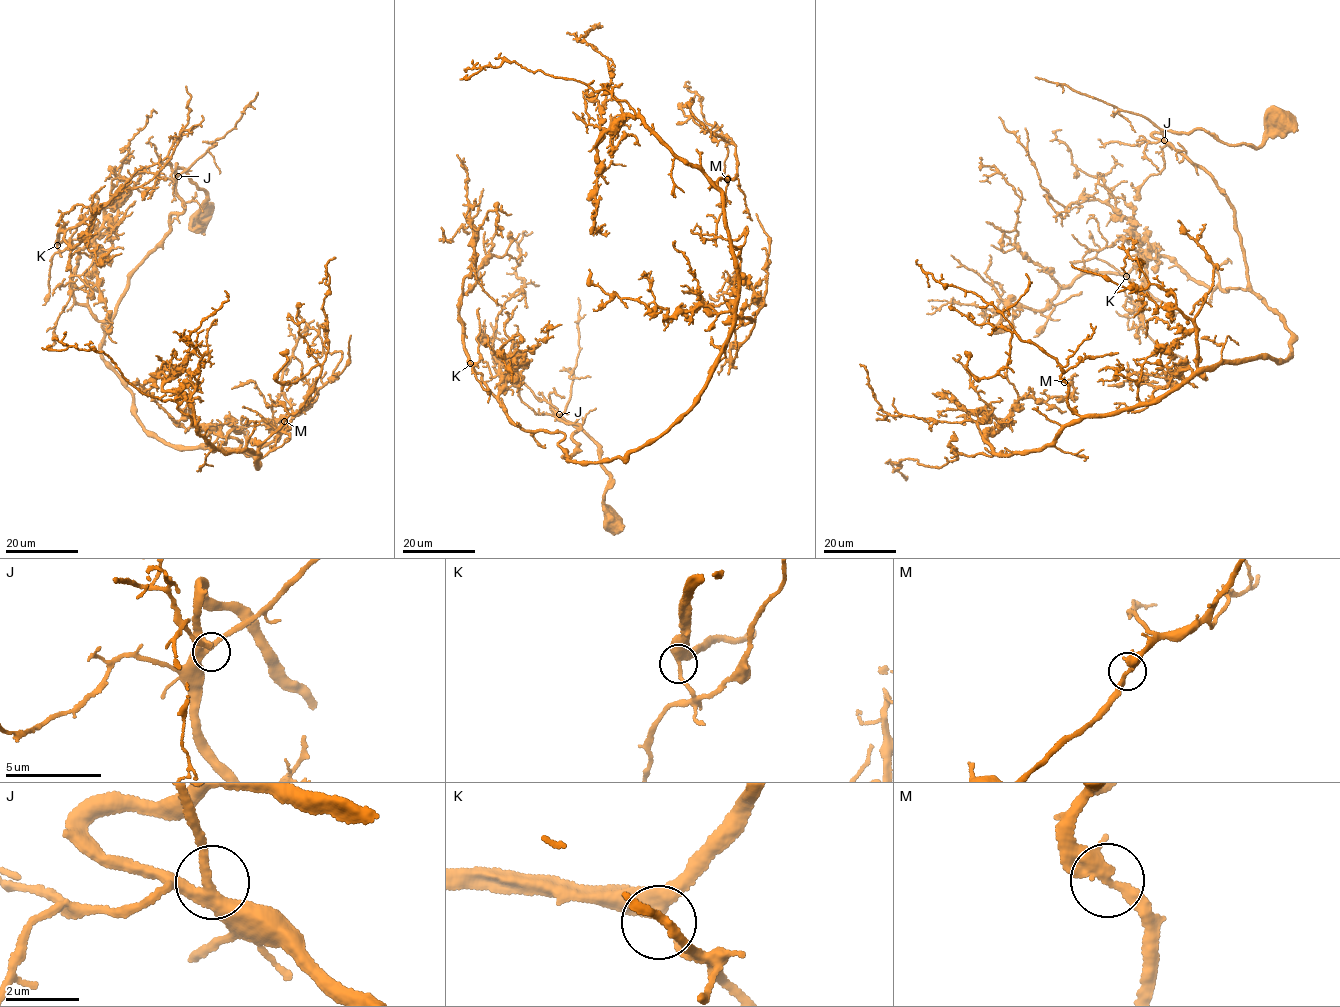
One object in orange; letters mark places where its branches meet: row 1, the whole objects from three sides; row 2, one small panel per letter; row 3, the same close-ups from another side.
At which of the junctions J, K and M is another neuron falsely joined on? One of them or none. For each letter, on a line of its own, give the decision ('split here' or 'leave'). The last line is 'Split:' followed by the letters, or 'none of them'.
J: leave
K: leave
M: leave
Split: none of them

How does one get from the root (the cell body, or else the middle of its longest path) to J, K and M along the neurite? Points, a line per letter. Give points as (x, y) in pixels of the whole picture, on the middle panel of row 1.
J: (613, 523), (603, 504), (610, 474), (601, 464), (599, 444), (580, 429), (557, 416), (551, 406), (559, 414)
K: (613, 523), (598, 444), (551, 406), (580, 427), (565, 458), (563, 433), (513, 422), (470, 363)
M: (613, 523), (599, 444), (550, 407), (580, 463), (691, 407), (739, 292), (727, 179)

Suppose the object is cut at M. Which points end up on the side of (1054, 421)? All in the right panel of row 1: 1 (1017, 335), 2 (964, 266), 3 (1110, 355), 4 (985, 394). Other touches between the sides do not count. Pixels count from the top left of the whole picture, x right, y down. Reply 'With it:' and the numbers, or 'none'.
With it: 2, 4

